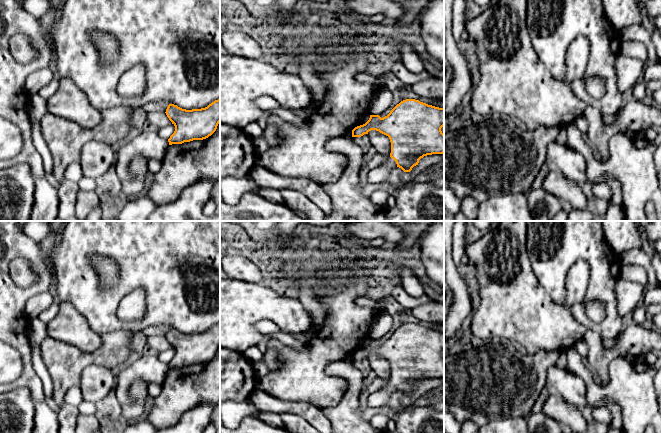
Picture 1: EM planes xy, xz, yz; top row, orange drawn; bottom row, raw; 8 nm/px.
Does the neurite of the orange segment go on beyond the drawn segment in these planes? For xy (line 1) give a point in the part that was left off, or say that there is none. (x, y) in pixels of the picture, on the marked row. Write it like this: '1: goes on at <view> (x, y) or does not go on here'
1: does not go on here

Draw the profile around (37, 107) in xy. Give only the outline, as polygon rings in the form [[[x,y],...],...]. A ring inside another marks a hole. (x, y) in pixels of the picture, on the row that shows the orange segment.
[[[38,94],[28,97],[28,115],[31,120],[39,122],[47,113],[47,100],[41,98]]]

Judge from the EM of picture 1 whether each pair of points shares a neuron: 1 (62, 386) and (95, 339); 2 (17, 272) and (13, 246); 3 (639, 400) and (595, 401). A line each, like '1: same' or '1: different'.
1: different
2: different
3: same

